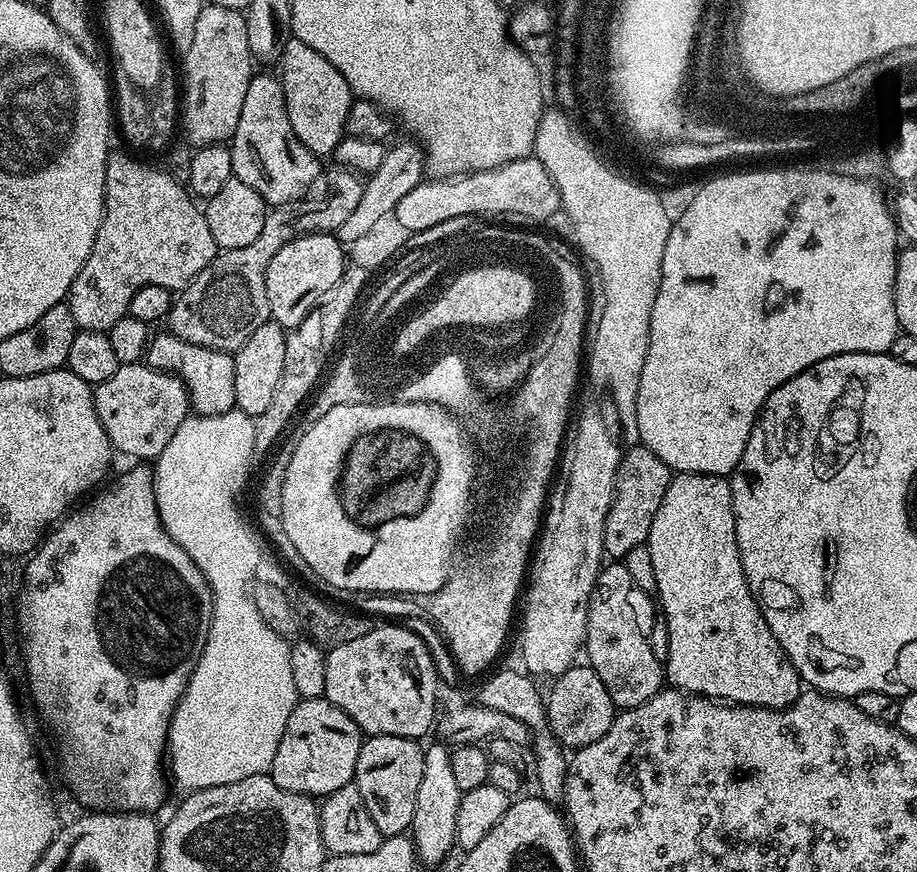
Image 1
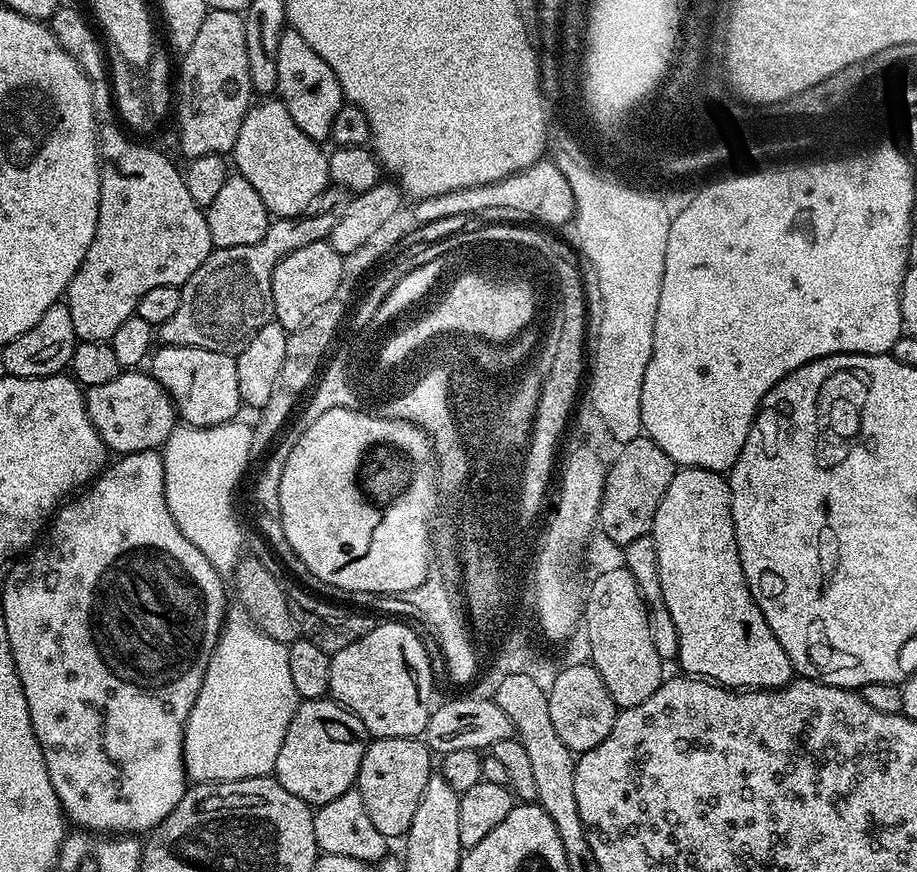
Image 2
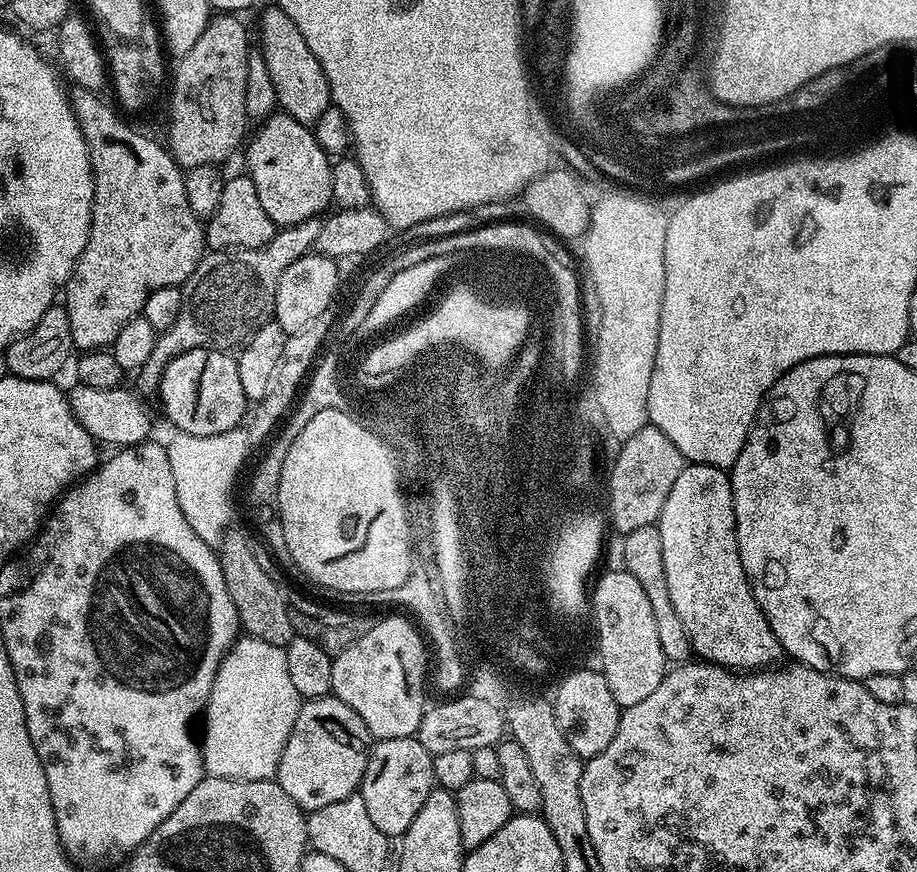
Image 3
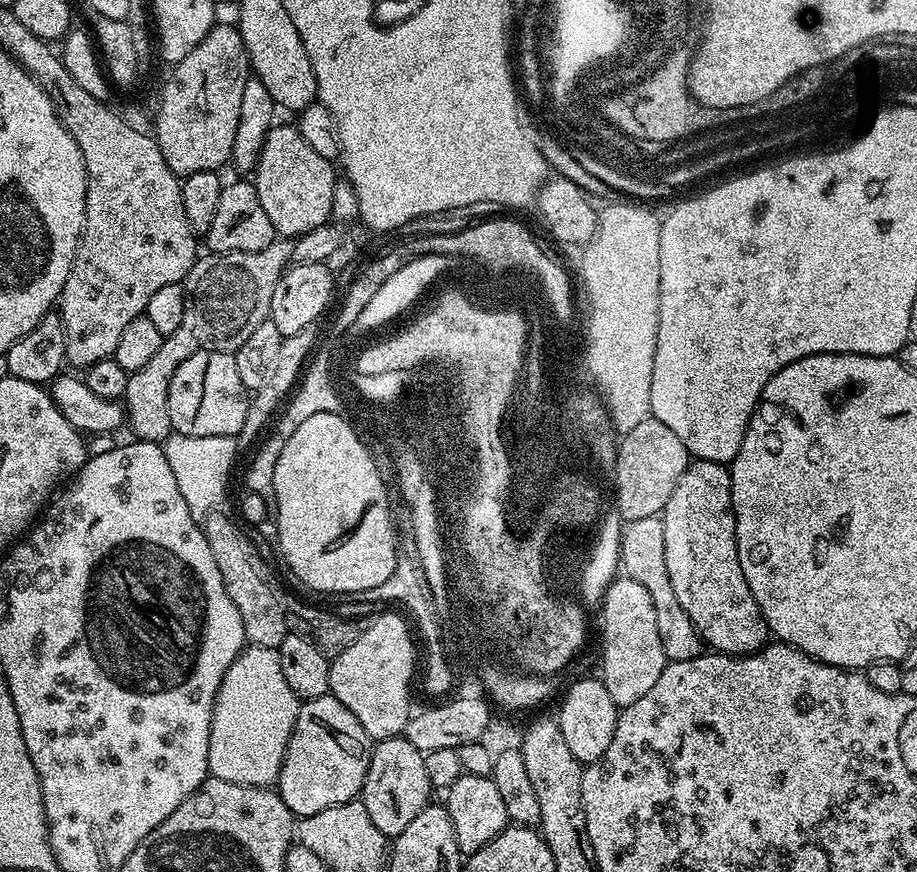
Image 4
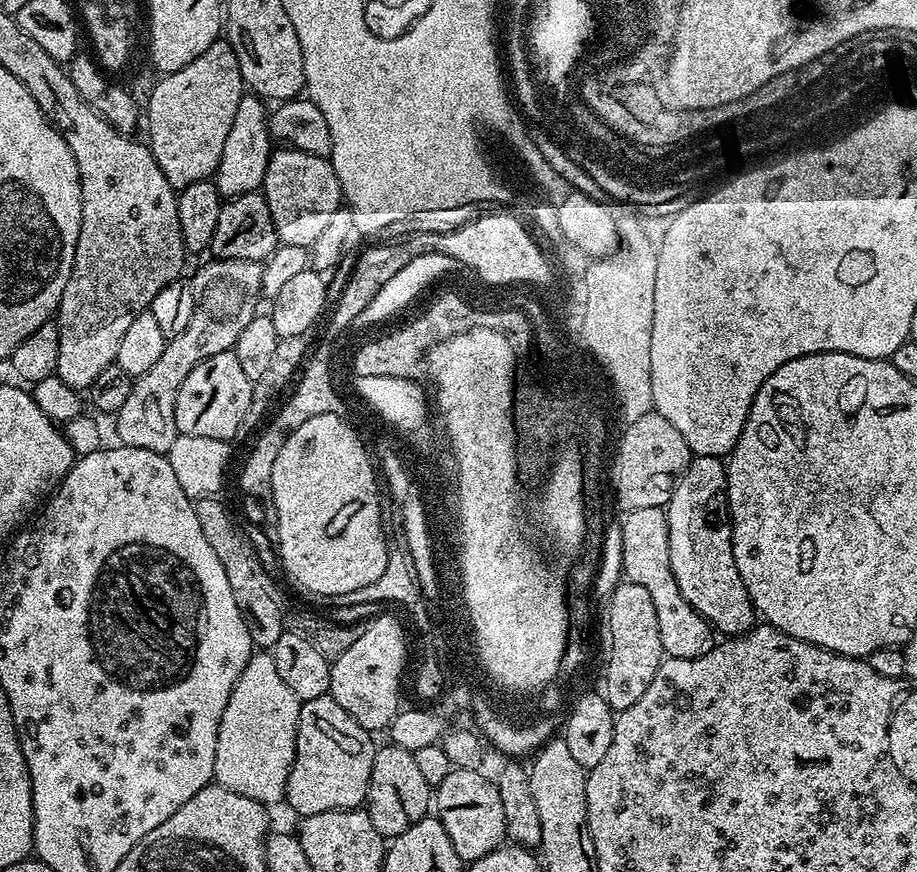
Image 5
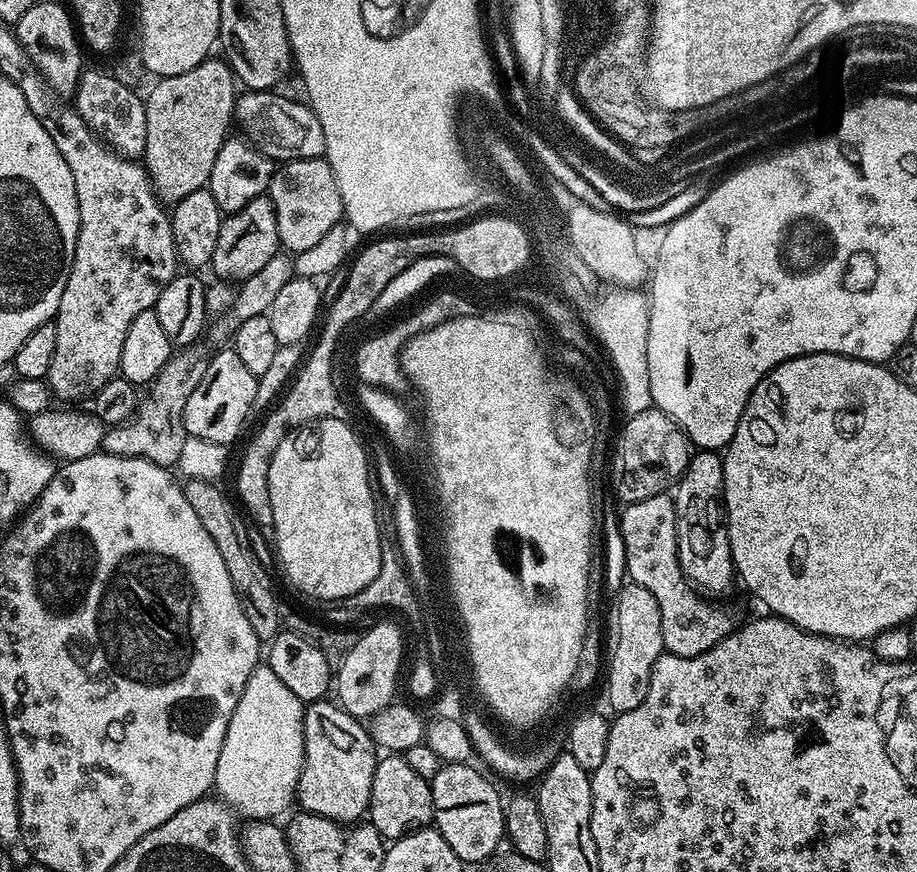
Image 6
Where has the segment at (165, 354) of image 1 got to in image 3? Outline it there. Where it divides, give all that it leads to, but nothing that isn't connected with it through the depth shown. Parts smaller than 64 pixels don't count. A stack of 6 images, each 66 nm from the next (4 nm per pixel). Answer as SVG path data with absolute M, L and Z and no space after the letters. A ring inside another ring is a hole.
M195 348L186 354L178 354L164 367L158 385L159 396L177 433L195 436L222 434L241 427L246 416L246 397L238 379L236 356L228 350Z

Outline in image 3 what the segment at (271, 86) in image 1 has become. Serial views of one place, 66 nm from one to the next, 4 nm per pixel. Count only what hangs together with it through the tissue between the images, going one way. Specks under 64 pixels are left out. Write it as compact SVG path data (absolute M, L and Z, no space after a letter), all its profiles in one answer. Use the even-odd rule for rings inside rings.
M283 110L273 112L257 128L260 129L251 133L242 156L248 159L246 172L254 182L254 190L258 190L266 214L270 214L277 226L301 224L319 217L320 211L333 203L333 161L316 141L315 131Z

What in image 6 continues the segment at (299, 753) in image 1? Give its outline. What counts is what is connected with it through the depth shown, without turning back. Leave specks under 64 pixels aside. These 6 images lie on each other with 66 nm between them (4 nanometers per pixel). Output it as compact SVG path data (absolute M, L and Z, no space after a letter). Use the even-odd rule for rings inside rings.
M328 698L309 703L304 710L304 765L298 778L295 803L300 804L305 812L313 812L340 824L351 826L357 823L368 811L377 759L378 749L372 743L372 735L357 717Z

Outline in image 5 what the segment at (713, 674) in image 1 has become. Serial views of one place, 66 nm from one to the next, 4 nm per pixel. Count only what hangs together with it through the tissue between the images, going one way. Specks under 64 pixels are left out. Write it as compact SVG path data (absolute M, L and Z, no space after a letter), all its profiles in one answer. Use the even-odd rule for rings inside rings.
M693 455L672 490L666 515L670 570L682 598L686 598L717 633L724 632L720 634L731 638L749 632L757 623L758 613L748 597L742 574L738 574L738 566L734 566L727 499L712 500L715 496L723 497L727 486L728 470L721 457Z

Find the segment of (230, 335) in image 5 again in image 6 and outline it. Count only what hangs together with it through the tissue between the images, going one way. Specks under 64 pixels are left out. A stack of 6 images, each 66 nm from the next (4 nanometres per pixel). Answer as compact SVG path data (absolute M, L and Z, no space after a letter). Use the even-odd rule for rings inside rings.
M184 346L173 351L172 357L162 366L150 387L148 397L141 399L136 411L123 424L113 424L104 433L103 451L122 458L146 458L158 466L171 469L179 465L182 454L182 442L186 438L184 431L184 411L186 398L206 370L208 360L199 346Z

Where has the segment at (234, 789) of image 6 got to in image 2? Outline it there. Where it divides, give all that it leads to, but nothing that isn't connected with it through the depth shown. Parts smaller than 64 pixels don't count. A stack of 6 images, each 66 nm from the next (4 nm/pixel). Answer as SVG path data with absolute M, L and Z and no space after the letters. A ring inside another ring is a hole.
M243 611L225 619L216 649L212 651L202 686L184 723L184 770L187 779L202 784L219 784L221 780L245 780L275 773L282 738L294 718L298 697L290 678L288 645L270 638L256 627Z

